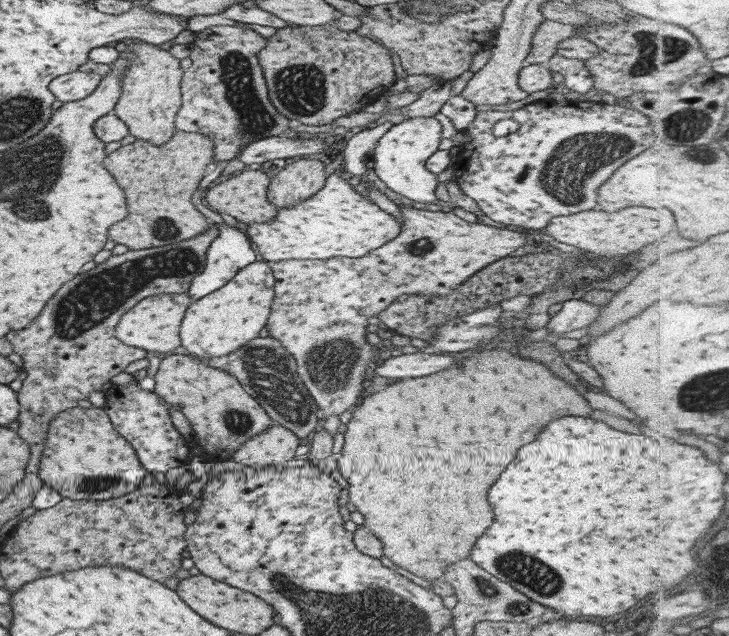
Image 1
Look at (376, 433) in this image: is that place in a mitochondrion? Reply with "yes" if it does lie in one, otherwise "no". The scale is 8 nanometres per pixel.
no

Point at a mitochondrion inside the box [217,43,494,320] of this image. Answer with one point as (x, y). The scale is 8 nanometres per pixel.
(300, 90)

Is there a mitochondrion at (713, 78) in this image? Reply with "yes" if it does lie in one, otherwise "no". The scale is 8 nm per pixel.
no

